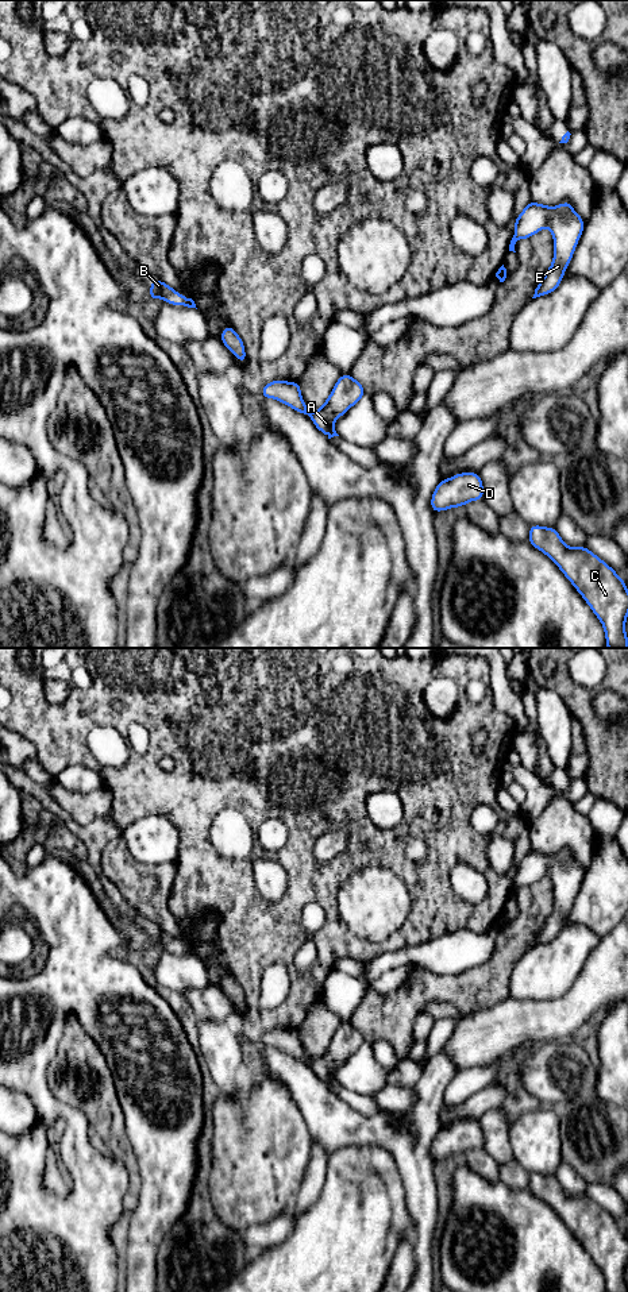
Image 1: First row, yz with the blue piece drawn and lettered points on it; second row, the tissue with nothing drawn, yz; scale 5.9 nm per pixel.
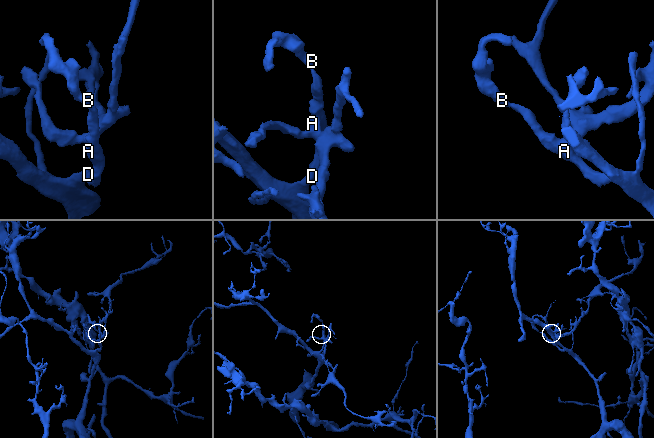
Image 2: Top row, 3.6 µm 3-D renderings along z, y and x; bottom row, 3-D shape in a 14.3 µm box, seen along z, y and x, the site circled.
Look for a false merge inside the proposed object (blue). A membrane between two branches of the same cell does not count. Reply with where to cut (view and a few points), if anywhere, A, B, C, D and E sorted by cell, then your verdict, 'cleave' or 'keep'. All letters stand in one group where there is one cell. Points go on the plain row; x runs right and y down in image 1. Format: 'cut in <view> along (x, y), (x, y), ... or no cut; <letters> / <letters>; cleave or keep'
no cut; A B C D E; keep

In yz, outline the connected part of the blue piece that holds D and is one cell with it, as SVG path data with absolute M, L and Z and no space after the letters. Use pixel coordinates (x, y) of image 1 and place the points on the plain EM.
M459 1121L439 1130L431 1145L431 1157L436 1161L482 1148L483 1131L478 1121Z

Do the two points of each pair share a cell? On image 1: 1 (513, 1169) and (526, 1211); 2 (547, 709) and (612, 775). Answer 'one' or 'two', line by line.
1: two
2: two

